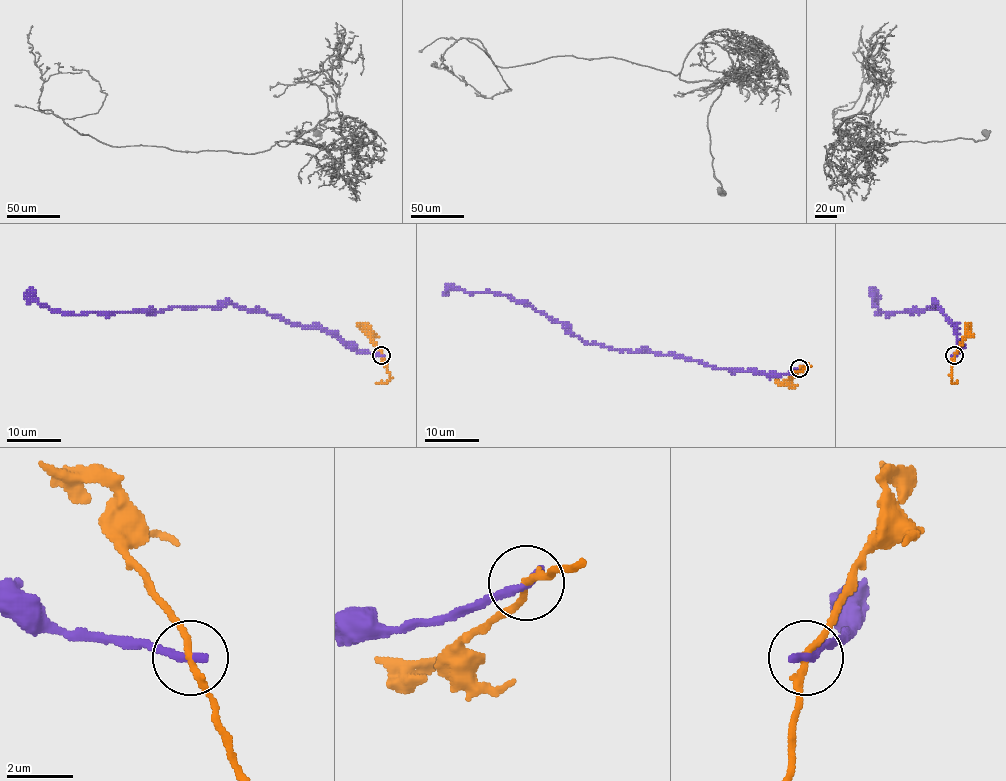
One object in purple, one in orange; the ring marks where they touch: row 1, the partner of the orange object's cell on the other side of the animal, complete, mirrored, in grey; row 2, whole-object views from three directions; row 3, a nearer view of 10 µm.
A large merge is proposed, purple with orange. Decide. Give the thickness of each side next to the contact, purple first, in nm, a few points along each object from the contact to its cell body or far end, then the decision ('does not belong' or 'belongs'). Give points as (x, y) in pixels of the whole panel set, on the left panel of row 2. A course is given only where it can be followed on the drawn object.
280 nm thick on the purple side, 190 nm on the other; purple runs (381, 355), (353, 351), (325, 330), (299, 326), (229, 303), (220, 307), (75, 314), (52, 311), (24, 292); orange runs (381, 355), (368, 329), (356, 324); does not belong

